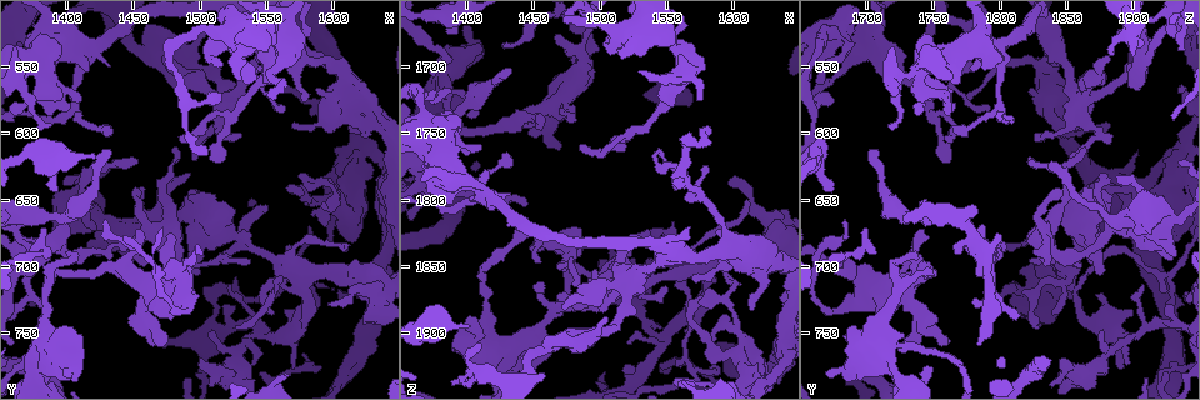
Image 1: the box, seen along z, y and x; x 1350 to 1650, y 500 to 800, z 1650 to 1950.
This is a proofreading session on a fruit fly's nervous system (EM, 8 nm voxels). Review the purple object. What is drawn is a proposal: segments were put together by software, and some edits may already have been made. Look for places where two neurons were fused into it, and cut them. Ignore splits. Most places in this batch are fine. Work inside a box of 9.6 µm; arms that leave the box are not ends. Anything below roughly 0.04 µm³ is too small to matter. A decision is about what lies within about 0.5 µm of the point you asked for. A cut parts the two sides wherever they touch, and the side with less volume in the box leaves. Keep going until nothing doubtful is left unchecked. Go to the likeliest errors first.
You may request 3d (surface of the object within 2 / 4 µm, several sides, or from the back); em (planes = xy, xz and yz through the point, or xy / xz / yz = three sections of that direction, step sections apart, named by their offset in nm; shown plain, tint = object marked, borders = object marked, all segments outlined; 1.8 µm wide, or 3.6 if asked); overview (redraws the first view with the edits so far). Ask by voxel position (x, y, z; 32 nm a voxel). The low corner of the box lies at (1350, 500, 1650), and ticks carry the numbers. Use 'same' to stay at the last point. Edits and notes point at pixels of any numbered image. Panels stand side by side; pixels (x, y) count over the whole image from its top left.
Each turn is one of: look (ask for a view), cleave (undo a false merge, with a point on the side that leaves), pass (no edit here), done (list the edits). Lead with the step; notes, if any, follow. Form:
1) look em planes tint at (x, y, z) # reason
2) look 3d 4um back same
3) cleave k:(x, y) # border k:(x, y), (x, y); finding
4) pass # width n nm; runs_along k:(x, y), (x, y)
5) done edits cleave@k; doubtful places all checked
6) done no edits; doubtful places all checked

look em planes plain at (1564, 698, 1854) # four or more arms meet

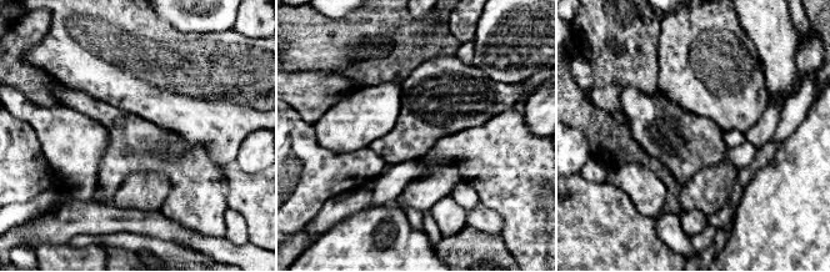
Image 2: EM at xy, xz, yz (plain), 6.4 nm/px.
look em planes tint same

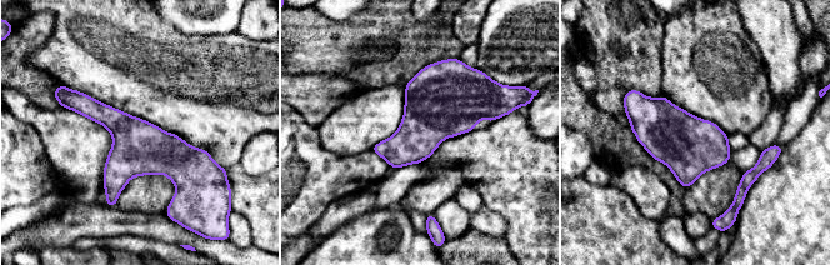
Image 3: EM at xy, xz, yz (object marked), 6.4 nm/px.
pass # runs_along 3:(71, 106), (210, 161); all the same neuron

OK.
look 3d 2um back at (1614, 628, 1934)

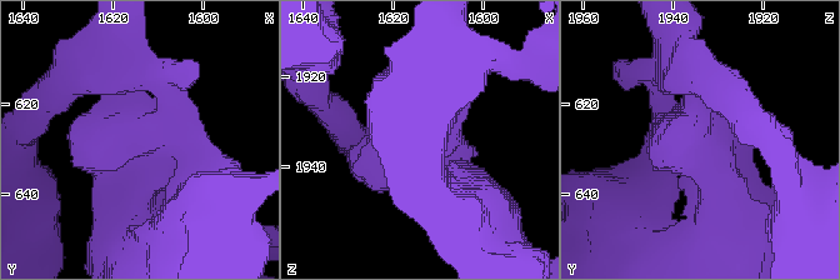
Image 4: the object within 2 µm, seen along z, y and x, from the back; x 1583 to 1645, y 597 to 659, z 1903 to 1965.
look em xy step 16 tint at (1615, 628, 1935) # shape alone is not enough

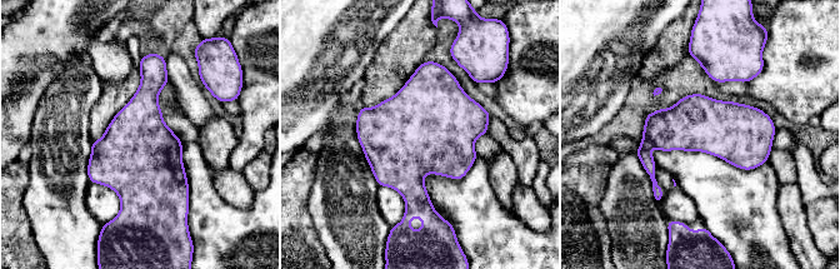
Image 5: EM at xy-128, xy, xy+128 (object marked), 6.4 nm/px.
pass # continuous, no second neuron

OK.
look em 3.6um planes tint at (1612, 662, 1922) # arms run side by side

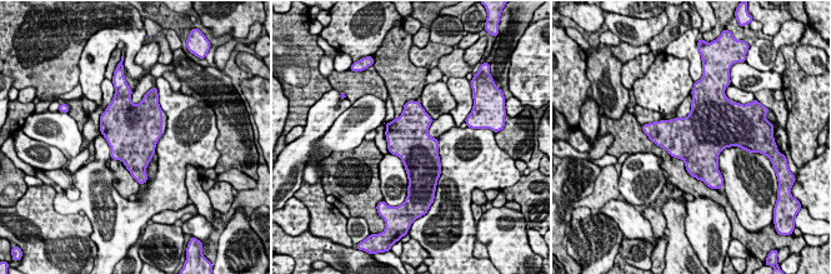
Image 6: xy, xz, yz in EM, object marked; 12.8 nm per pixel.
pass # continuous, no second neuron

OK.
look em 3.6um planes tint at (1622, 576, 1846) # sharp bend

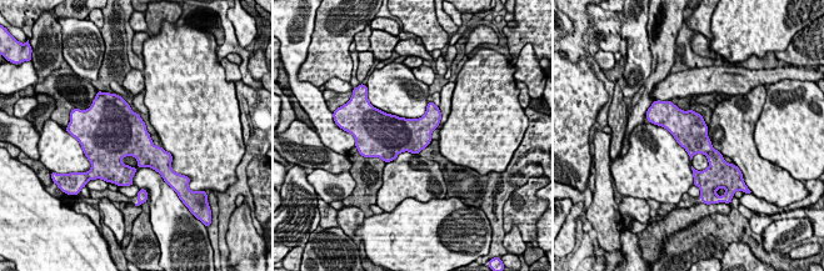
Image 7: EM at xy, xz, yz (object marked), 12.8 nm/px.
pass # all the same neuron

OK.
done no edits; doubtful places all checked

